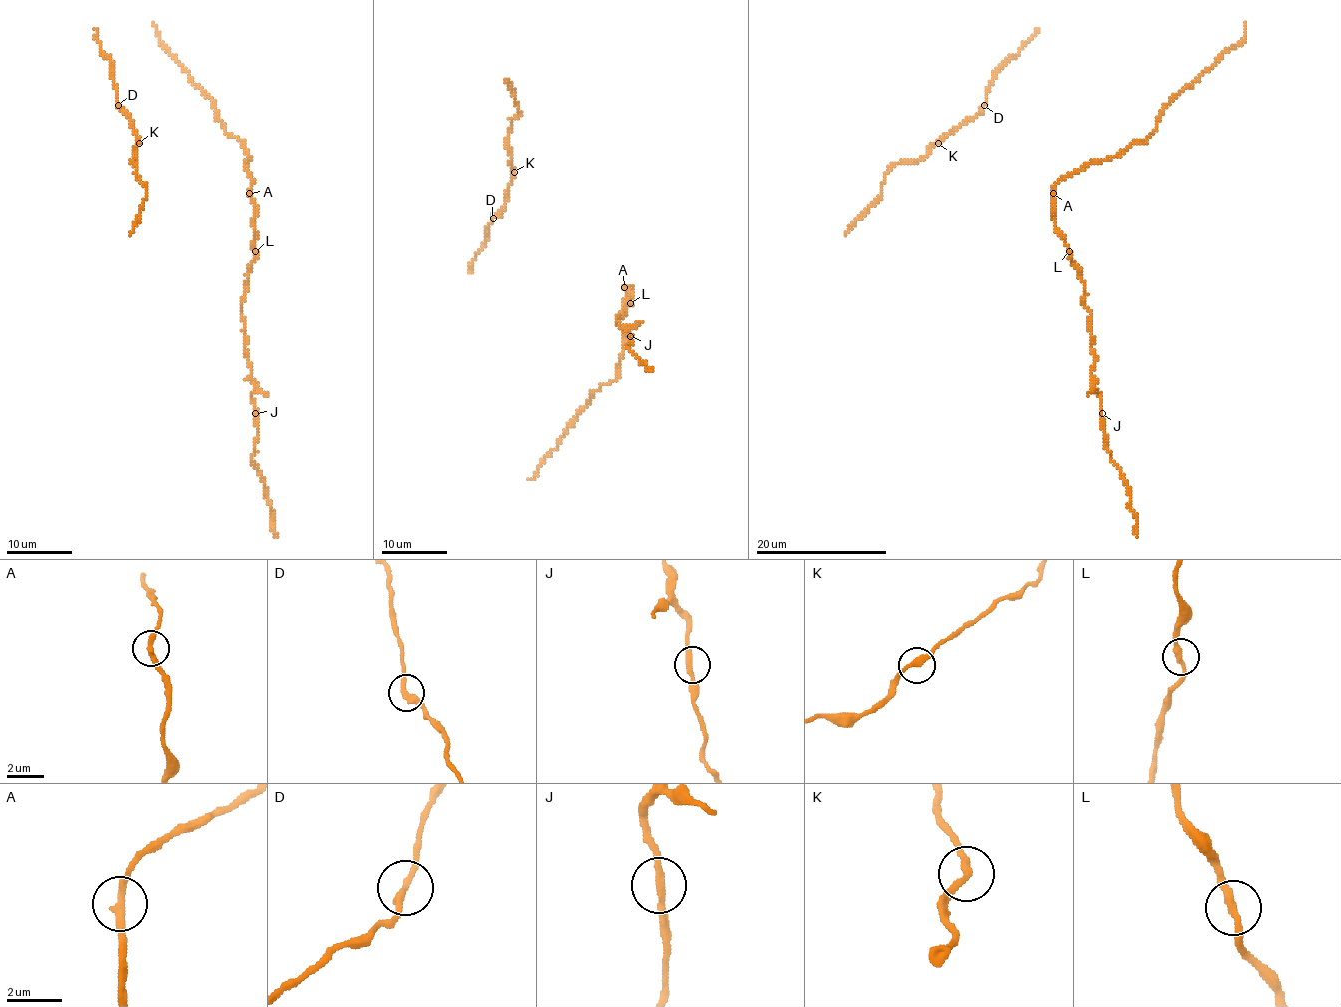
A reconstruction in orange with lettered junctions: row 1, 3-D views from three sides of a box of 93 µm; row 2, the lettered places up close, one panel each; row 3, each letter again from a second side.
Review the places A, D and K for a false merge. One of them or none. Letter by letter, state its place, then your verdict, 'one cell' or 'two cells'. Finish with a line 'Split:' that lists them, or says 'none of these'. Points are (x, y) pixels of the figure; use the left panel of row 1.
A: place (249, 193); one cell
D: place (118, 105); one cell
K: place (139, 143); one cell
Split: none of these

